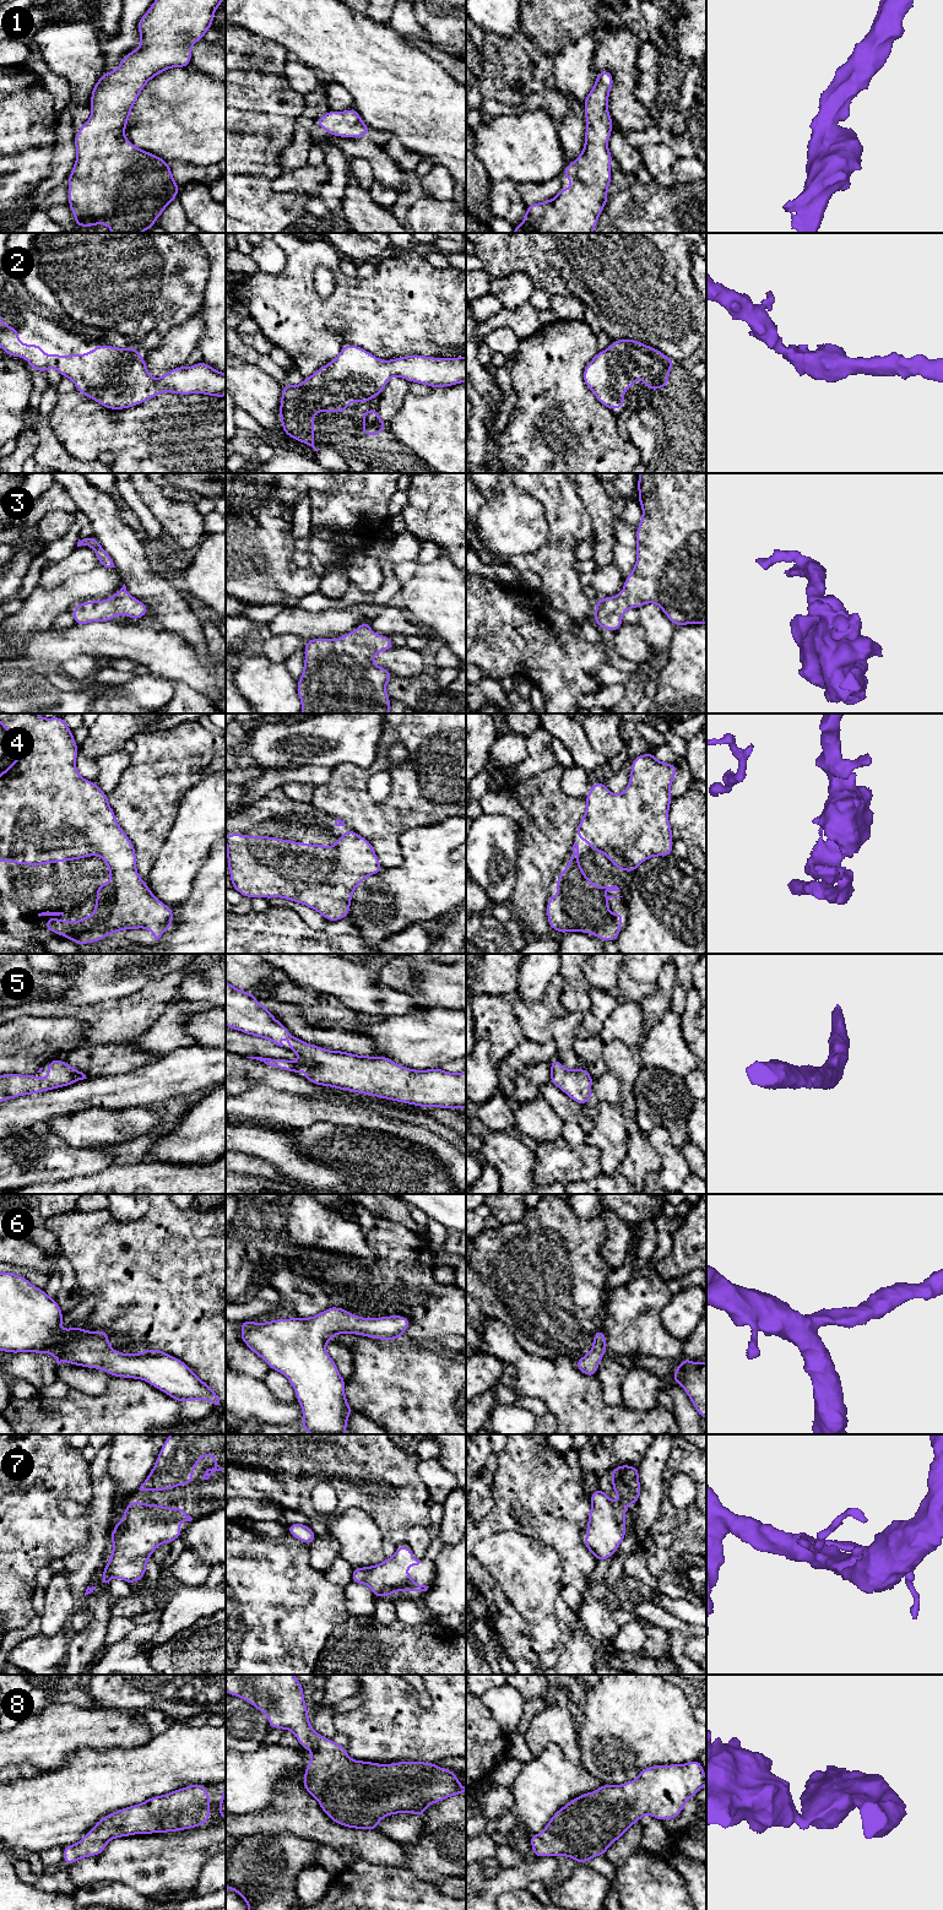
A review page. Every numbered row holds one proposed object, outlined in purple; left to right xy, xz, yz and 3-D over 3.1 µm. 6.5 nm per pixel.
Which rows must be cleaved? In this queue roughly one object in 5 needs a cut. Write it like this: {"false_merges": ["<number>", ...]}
{"false_merges": []}

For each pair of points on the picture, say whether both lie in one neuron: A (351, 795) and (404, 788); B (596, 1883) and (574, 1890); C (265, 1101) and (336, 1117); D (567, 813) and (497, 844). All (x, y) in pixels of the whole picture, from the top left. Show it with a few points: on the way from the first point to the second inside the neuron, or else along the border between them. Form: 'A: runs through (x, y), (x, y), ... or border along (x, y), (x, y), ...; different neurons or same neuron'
A: runs through (364, 808), (385, 808), (391, 802); same neuron
B: runs through (591, 1887), (579, 1890); same neuron
C: runs through (282, 1107), (298, 1111), (319, 1111); same neuron
D: border along (521, 835), (518, 842), (516, 863); different neurons

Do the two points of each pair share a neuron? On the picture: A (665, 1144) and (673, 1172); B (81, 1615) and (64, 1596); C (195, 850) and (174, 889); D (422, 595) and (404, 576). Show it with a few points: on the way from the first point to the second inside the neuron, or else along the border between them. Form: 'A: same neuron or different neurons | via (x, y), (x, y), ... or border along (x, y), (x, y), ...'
A: same neuron | via (667, 1151), (673, 1165)
B: different neurons | border along (80, 1604), (69, 1620)
C: same neuron | via (185, 859), (174, 871), (174, 879)
D: different neurons | border along (418, 564), (415, 574), (404, 584)

